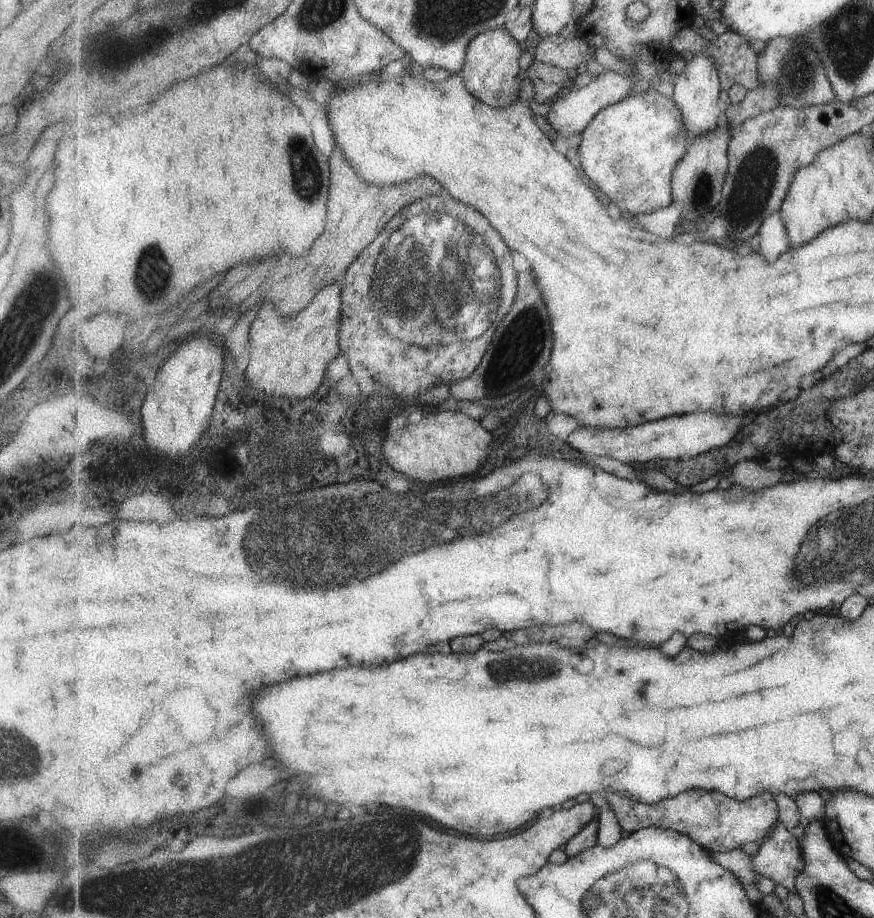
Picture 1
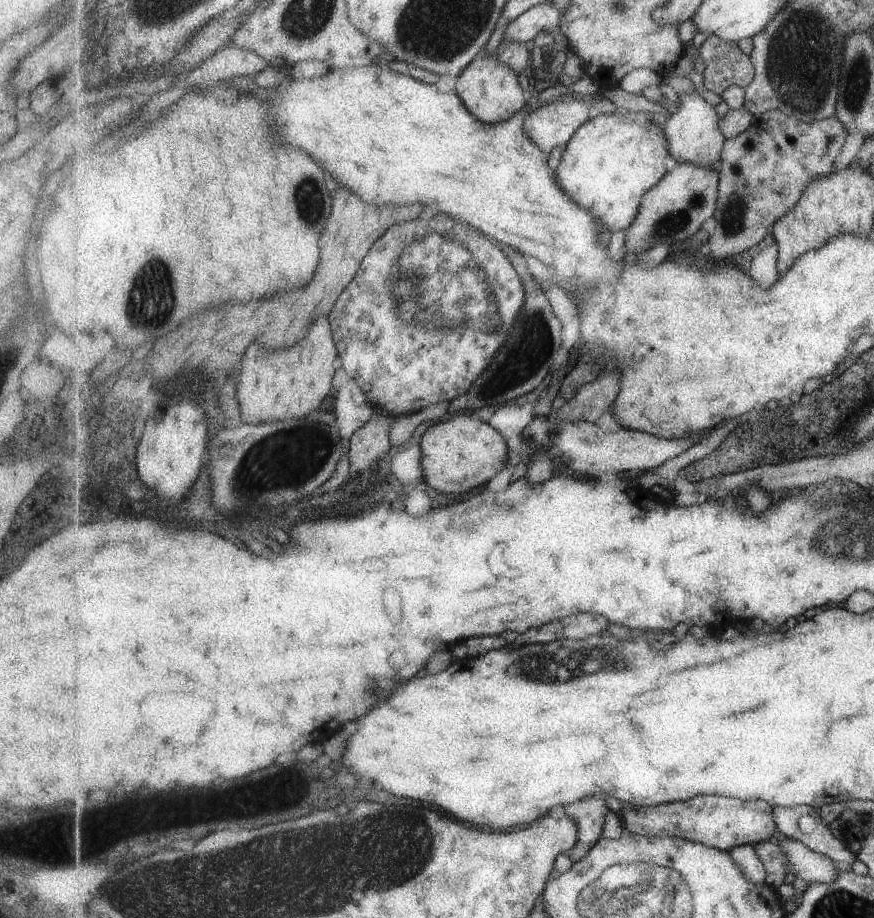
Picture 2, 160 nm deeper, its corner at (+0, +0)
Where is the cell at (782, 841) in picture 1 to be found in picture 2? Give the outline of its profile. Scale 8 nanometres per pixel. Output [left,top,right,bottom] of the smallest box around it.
[778,838,842,884]

